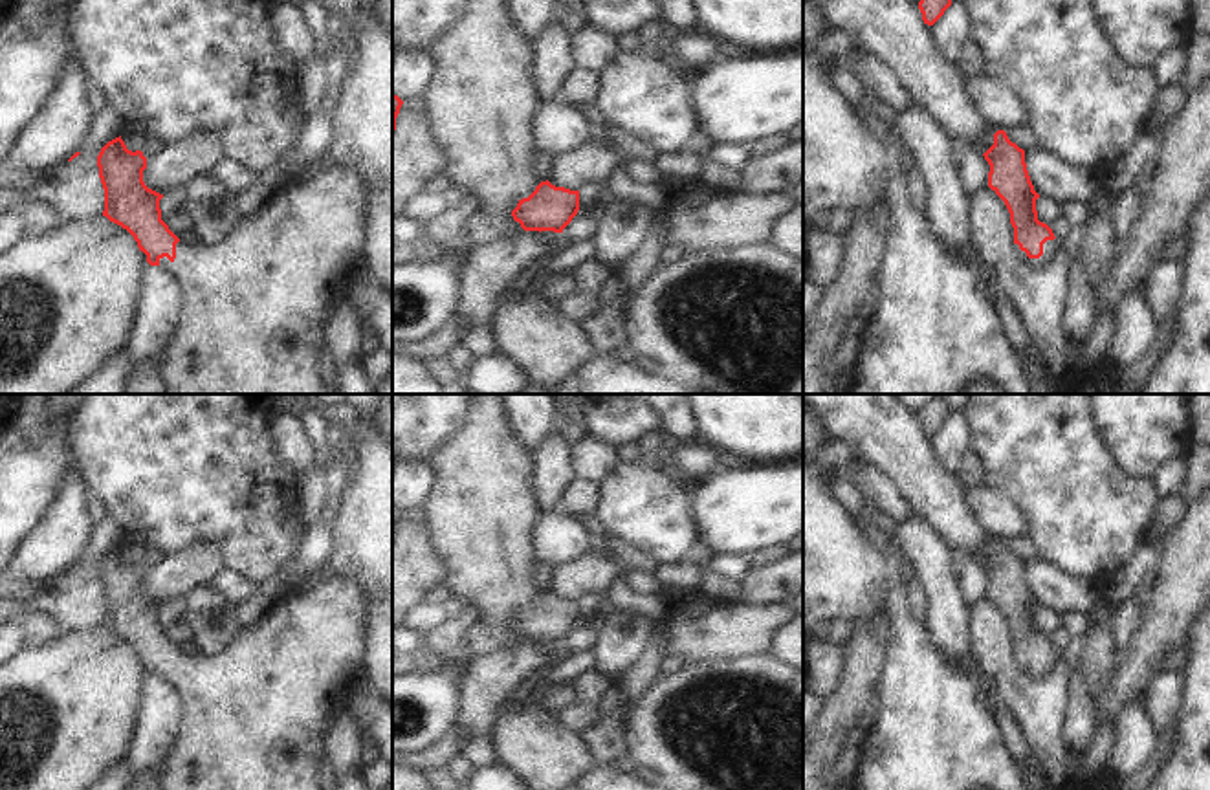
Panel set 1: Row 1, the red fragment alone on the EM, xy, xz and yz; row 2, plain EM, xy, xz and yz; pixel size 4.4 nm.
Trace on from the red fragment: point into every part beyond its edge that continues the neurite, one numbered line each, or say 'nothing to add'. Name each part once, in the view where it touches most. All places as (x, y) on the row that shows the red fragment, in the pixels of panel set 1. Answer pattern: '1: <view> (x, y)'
1: yz (1047, 259)

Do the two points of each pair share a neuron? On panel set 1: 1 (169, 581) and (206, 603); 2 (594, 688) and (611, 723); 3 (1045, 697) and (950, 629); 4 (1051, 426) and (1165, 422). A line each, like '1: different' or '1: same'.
1: different
2: different
3: different
4: different

